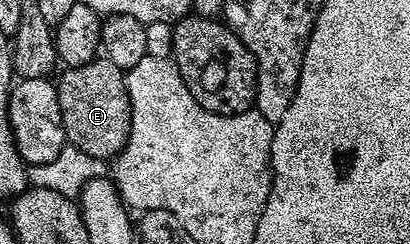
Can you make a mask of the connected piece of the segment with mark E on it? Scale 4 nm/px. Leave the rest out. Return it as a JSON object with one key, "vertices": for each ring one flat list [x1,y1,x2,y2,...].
{"vertices":[[95,58,86,65,67,67,64,74,56,80,62,126,66,132,67,141,73,146,86,152,90,157,103,160,114,159,128,142,130,133,130,99,126,89,126,77,123,69,105,58]]}

